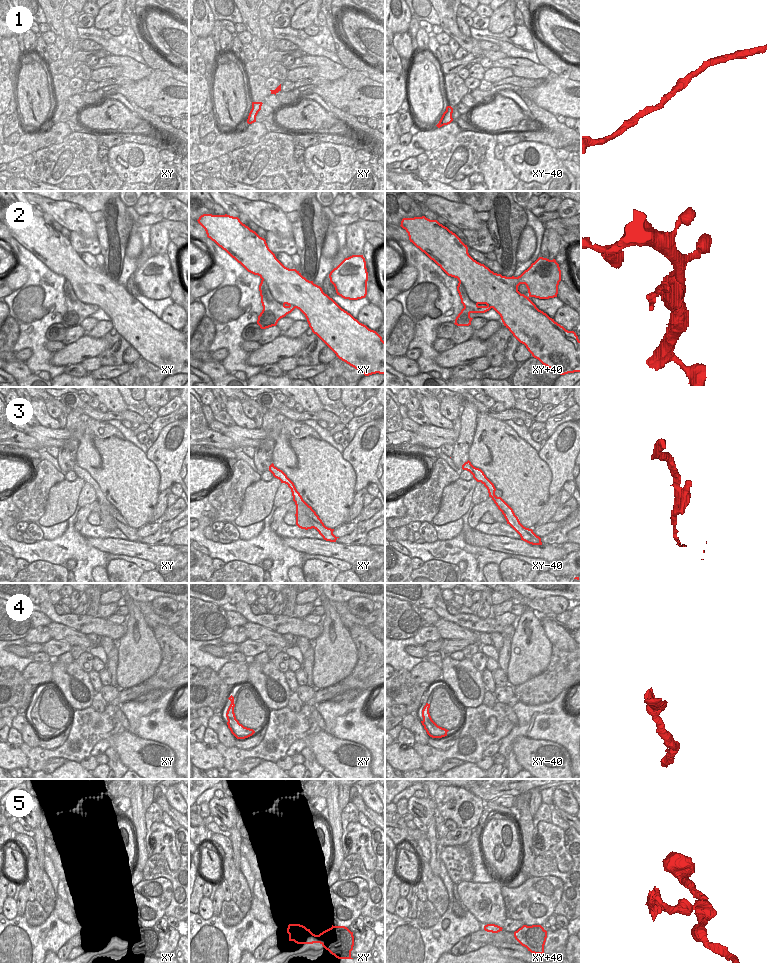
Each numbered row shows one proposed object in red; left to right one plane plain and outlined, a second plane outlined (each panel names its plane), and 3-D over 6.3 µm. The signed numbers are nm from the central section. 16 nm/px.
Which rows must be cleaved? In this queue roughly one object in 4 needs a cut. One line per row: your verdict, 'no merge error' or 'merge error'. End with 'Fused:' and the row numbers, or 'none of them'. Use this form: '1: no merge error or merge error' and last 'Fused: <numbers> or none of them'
1: no merge error
2: merge error
3: merge error
4: merge error
5: no merge error
Fused: 2, 3, 4

